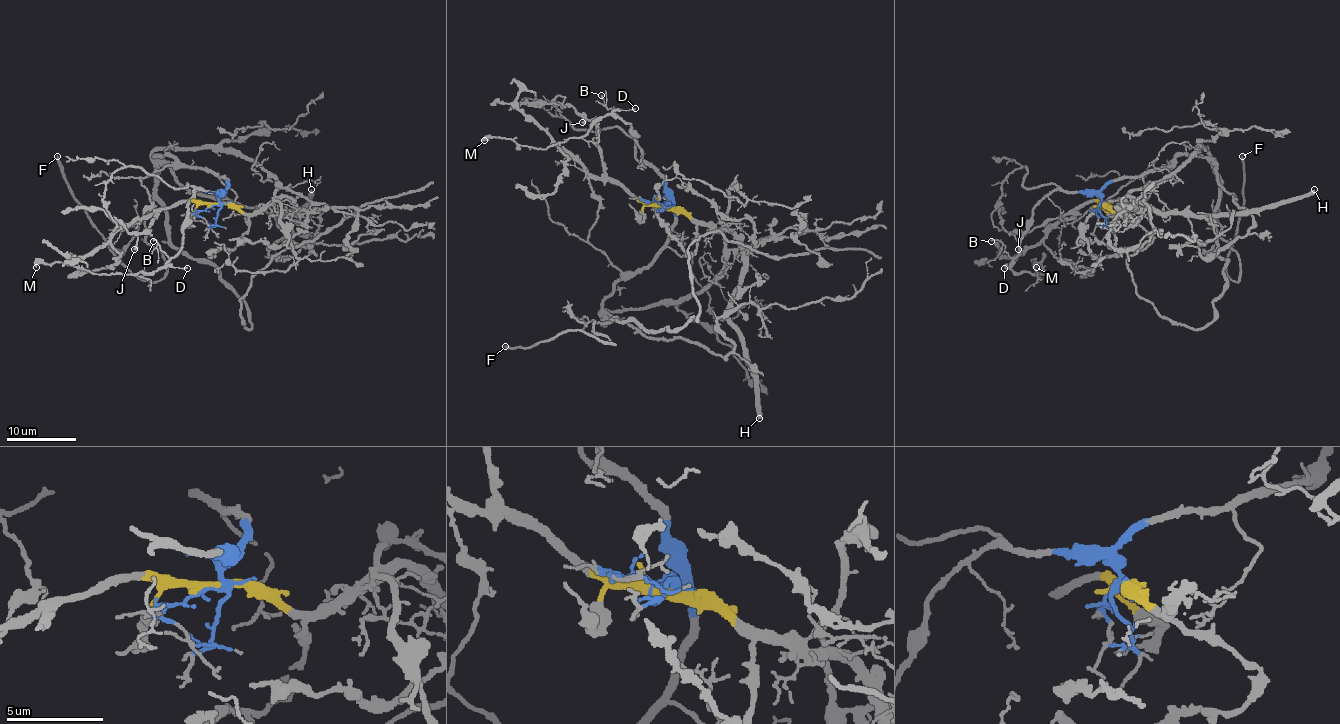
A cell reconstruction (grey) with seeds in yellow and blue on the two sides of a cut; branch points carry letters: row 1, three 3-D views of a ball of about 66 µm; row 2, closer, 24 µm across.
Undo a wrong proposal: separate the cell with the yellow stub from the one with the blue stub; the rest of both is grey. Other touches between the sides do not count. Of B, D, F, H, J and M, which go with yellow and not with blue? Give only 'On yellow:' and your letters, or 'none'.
On yellow: H, J

